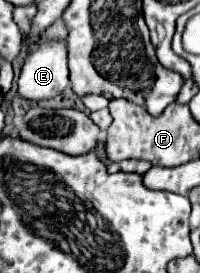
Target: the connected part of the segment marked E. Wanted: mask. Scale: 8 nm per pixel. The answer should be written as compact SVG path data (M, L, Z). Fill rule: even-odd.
M49 39L25 59L19 77L19 95L49 99L59 95L67 85L67 45L63 39Z

